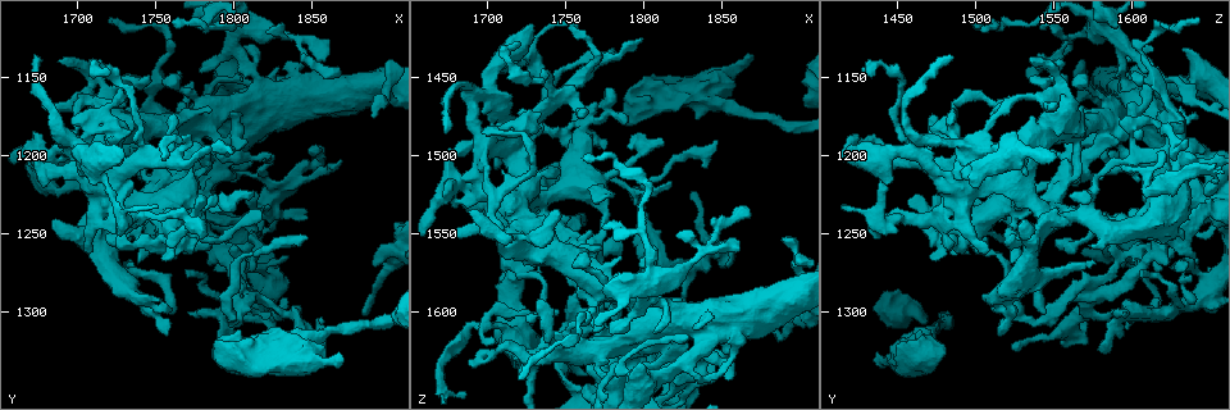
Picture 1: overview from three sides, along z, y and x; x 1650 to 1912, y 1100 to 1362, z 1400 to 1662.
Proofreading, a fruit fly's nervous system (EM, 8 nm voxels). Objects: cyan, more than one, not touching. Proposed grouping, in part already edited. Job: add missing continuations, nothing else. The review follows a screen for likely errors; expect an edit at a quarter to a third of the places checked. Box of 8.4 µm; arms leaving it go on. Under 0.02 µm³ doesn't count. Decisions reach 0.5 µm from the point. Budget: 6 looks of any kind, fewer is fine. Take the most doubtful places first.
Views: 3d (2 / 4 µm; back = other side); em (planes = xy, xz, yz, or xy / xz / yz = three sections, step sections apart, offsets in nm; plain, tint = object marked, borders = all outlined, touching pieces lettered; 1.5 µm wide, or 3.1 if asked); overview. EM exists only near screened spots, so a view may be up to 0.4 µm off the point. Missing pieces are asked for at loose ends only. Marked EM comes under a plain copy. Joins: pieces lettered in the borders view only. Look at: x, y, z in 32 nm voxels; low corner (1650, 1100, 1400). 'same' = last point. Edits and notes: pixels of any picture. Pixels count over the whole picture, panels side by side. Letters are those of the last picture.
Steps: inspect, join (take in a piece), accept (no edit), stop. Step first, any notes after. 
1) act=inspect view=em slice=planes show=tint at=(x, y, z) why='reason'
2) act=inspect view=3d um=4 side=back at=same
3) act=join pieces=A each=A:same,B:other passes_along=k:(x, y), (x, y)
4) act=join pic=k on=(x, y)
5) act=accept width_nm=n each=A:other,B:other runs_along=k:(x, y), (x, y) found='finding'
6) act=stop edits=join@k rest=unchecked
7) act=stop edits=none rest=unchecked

act=inspect view=3d um=2 at=(1868, 1326, 1436)

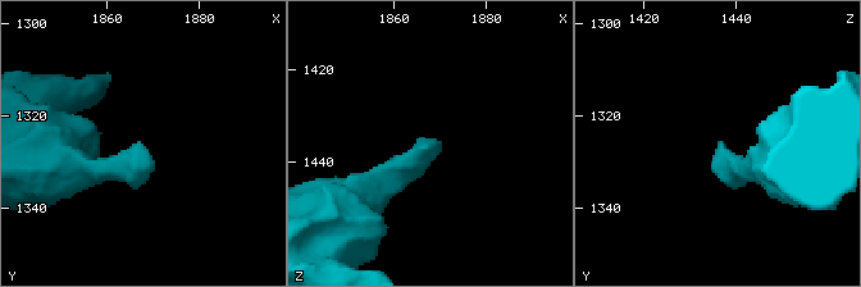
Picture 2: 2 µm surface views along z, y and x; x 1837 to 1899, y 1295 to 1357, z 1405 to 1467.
act=inspect view=em slice=yz step=8 show=tint at=(1868, 1327, 1437) why='shape alone is not enough'

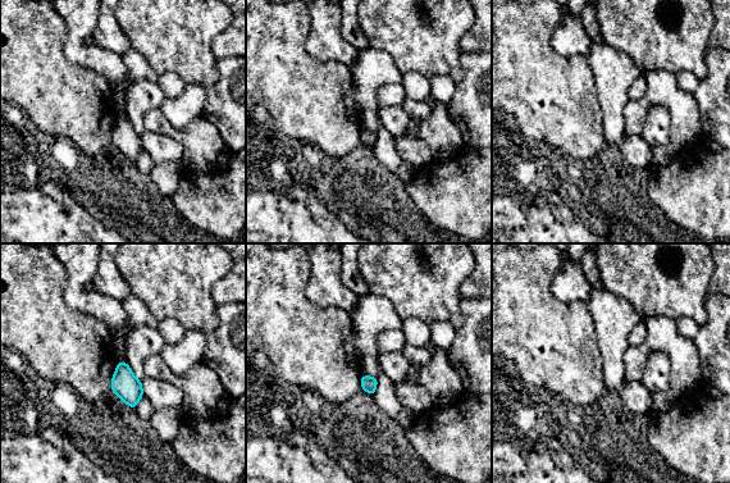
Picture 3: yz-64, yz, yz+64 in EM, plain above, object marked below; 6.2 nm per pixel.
act=inspect view=em slice=planes show=borders at=same

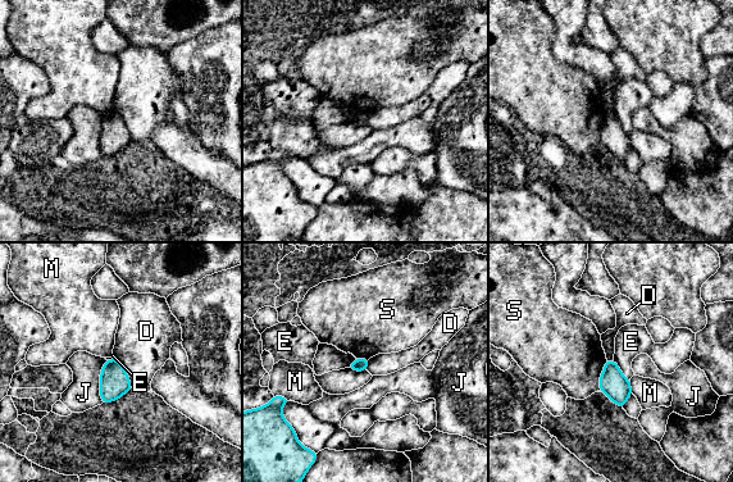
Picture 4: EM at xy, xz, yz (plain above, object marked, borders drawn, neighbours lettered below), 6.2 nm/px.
act=accept each=D:other,E:other,J:other,M:other,S:other border=4:(114, 357), (122, 365), (132, 387) found='no lettered piece goes on from it'

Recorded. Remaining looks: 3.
act=inspect view=3d um=2 at=(1814, 1236, 1518) why='free end'

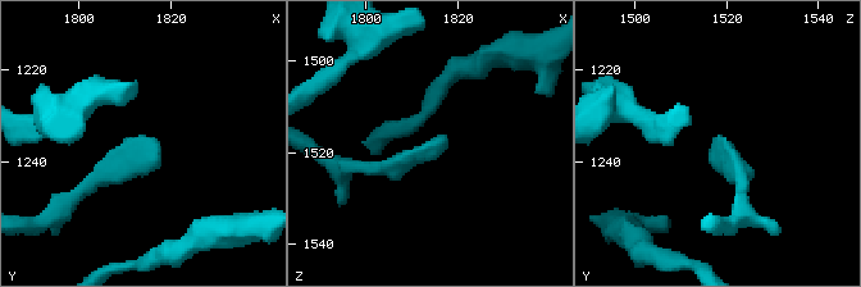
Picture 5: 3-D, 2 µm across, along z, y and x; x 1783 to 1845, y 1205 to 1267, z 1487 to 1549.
act=inspect view=em slice=planes show=borders at=(1815, 1234, 1518) why='need the tissue'

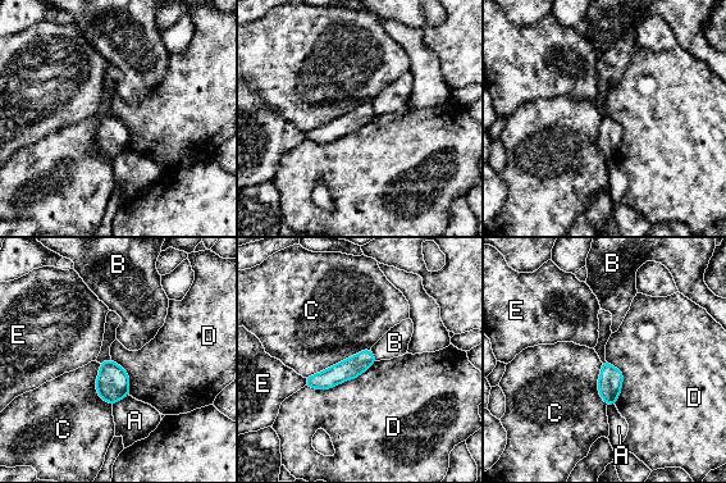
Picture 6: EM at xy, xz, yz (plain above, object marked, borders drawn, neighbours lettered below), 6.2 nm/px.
act=accept width_nm=150 each=A:other,B:other,C:other,D:other,E:other border=6:(375, 360), (328, 388), (306, 386) found='no lettered piece goes on from it'

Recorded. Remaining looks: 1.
act=inspect view=em slice=planes show=borders at=(1762, 1176, 1472) why='tapers out'

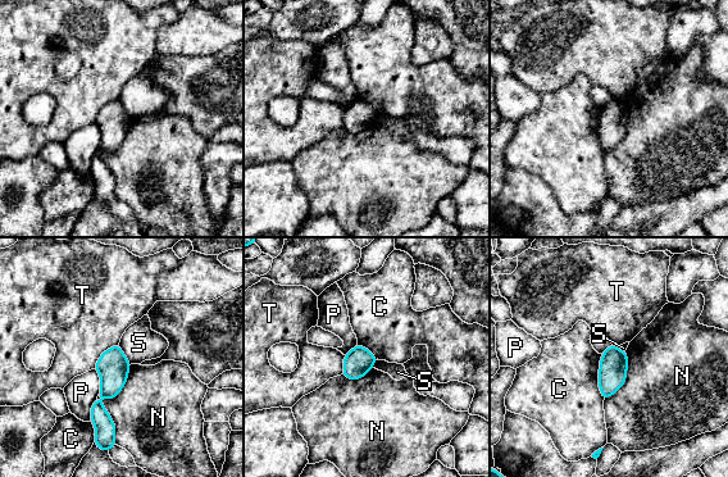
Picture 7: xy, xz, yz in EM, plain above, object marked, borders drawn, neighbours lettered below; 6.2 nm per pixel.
act=accept each=C:other,N:other,P:other,S:other,T:other runs_along=7:(115, 349), (99, 400), (107, 436) found='no lettered piece goes on from it'

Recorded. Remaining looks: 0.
act=stop edits=none rest=unchecked

